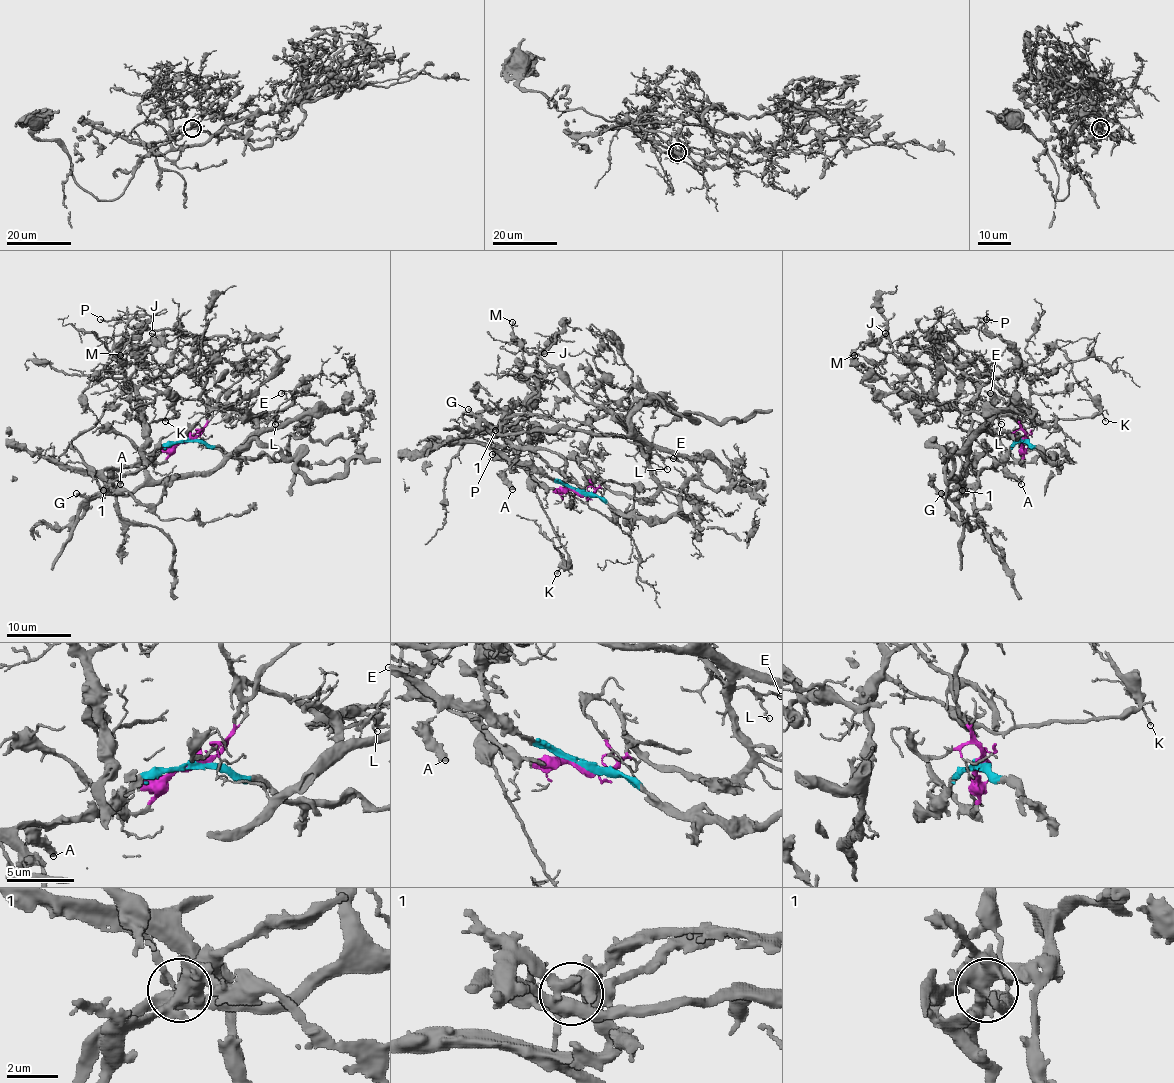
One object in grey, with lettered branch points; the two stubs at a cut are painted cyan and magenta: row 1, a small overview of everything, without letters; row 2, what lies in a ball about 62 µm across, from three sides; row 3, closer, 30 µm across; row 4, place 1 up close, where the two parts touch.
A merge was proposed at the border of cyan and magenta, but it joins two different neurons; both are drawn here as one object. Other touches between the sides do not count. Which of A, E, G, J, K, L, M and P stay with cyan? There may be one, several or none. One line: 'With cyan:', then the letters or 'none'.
With cyan: A, G

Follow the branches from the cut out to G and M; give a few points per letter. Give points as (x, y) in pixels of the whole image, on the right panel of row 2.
G: (1023, 440), (992, 468), (981, 471), (976, 482), (966, 484), (954, 498), (941, 494)
M: (1023, 439), (1012, 408), (1023, 405), (1029, 415), (941, 408), (891, 387), (913, 381), (904, 361), (854, 355)

